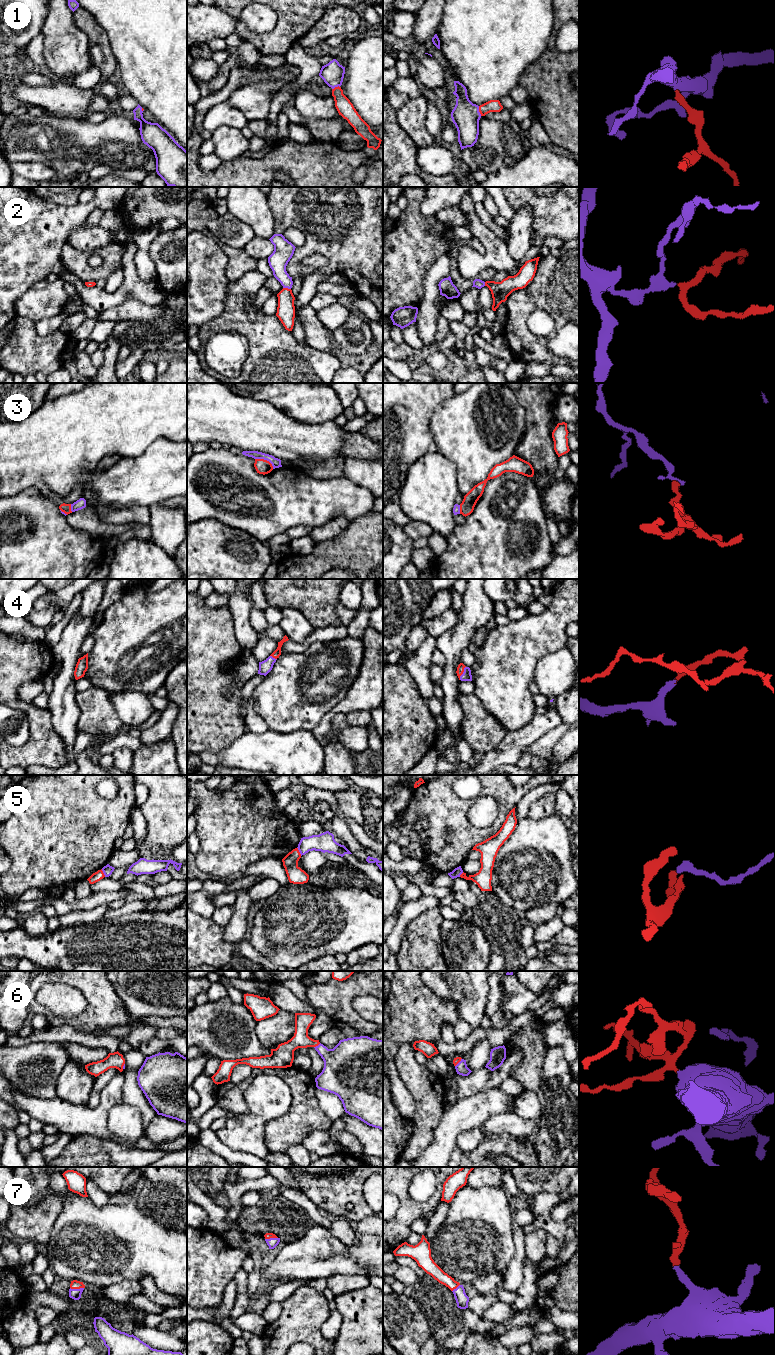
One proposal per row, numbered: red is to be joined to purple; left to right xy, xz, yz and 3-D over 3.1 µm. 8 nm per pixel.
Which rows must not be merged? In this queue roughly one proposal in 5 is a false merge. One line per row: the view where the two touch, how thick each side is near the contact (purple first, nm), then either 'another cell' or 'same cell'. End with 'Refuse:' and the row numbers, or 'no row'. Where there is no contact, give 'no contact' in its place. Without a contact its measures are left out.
1: meets purple in yz; 220 nm thick on the purple side, 100 nm on the other; same cell
2: meets purple in xz; 160 nm thick on the purple side, 140 nm on the other; same cell
3: meets purple in xz; 80 nm thick on the purple side, 120 nm on the other; another cell
4: meets purple in yz; 80 nm thick on the purple side, 60 nm on the other; same cell
5: meets purple in xz; 160 nm thick on the purple side, 140 nm on the other; another cell
6: meets purple in xz; 300 nm thick on the purple side, 130 nm on the other; same cell
7: meets purple in xy; 90 nm thick on the purple side, 70 nm on the other; same cell
Refuse: 3, 5

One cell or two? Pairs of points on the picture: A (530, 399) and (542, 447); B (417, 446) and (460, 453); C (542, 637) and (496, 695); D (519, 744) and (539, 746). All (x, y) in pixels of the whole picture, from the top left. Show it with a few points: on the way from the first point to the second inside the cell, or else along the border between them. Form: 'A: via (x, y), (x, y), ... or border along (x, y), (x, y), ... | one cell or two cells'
A: via (538, 411), (538, 435) | one cell
B: border along (430, 418), (430, 432), (433, 441) | two cells
C: via (527, 650), (502, 675), (502, 680) | one cell
D: border along (547, 731), (523, 751) | two cells

